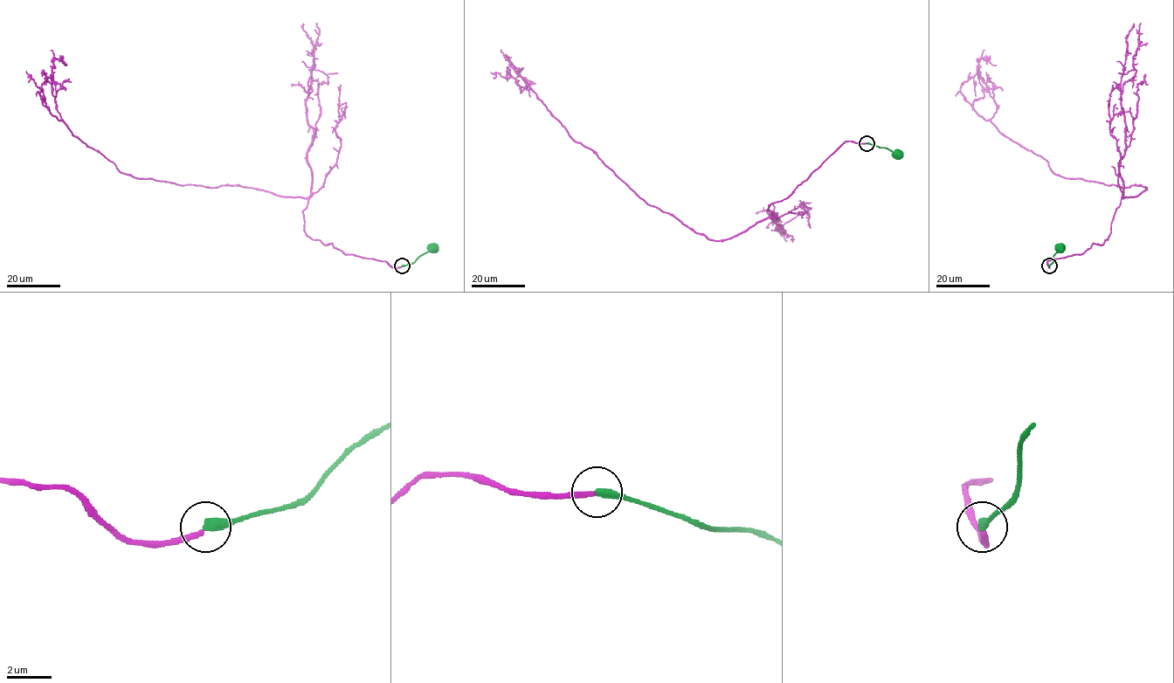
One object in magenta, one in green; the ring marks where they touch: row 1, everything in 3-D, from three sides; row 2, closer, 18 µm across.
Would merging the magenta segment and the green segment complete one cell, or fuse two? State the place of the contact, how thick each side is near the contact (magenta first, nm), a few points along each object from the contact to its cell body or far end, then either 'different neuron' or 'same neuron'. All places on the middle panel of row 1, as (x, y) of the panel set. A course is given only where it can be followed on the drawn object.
(866, 143) | 240/440 nm | magenta via (866, 142), (845, 141), (769, 204), (772, 216), (711, 240), (647, 204), (575, 141), (504, 55), (531, 90) | green via (866, 142), (899, 154) | different neuron

